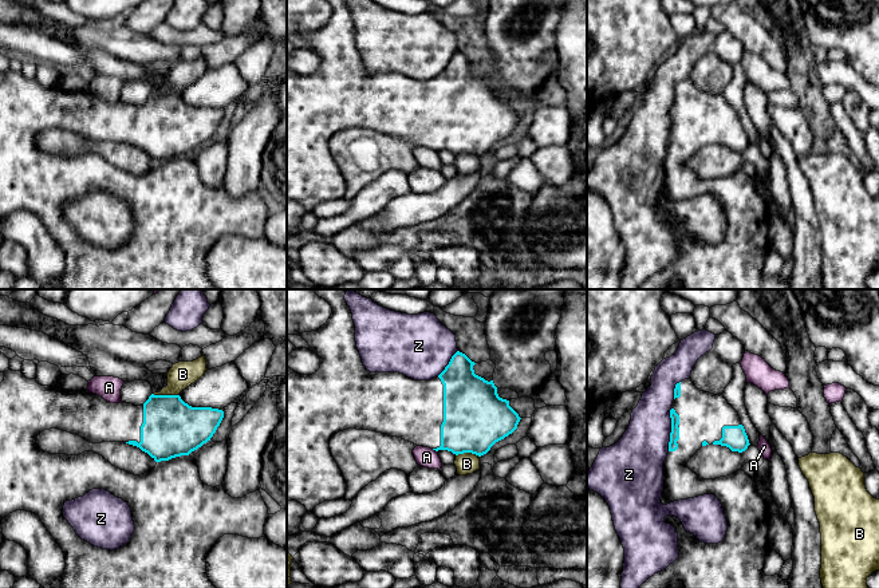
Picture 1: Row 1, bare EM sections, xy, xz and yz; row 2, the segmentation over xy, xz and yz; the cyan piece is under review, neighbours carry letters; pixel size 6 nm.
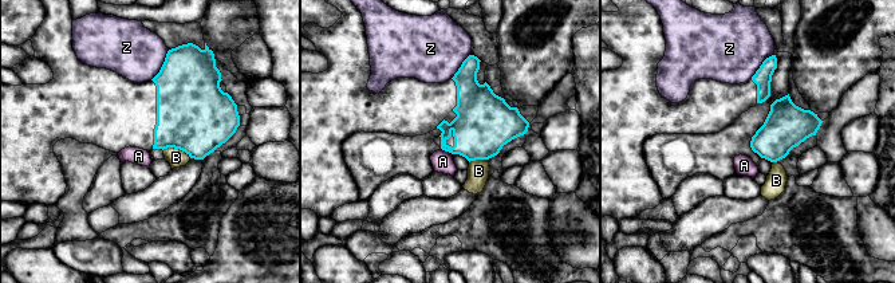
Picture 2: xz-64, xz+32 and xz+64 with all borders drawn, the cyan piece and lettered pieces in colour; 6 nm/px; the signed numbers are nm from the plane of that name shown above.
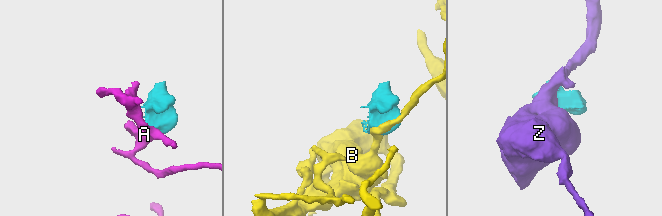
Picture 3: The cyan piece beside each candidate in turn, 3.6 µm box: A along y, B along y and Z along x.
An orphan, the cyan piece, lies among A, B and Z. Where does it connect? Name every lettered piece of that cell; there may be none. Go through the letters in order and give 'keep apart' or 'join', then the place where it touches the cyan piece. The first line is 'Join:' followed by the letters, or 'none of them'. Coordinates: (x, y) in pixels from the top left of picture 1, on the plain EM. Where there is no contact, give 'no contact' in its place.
Join: none of them
A: keep apart; meets cyan in xz at (434, 149)
B: keep apart; meets cyan in xy at (165, 95)
Z: keep apart; meets cyan in yz at (671, 130)

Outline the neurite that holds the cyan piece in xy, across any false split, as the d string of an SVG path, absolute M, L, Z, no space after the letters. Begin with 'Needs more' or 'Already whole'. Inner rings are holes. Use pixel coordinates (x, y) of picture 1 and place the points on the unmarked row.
Needs more. M8 70L0 83L0 221L16 210L40 217L64 252L66 268L59 289L217 289L206 276L206 256L212 246L224 234L264 237L264 224L269 216L260 189L243 198L232 198L222 185L212 188L200 178L197 162L189 154L210 141L222 118L222 110L192 107L180 95L151 94L142 106L110 103L88 90L66 91L42 86L36 79L27 79L21 71ZM50 129L76 134L90 143L126 142L147 153L157 165L145 174L134 175L94 151L79 155L46 153L39 149L36 139ZM92 189L105 189L131 208L135 230L130 241L118 249L102 249L82 240L63 217L66 201L83 197Z

